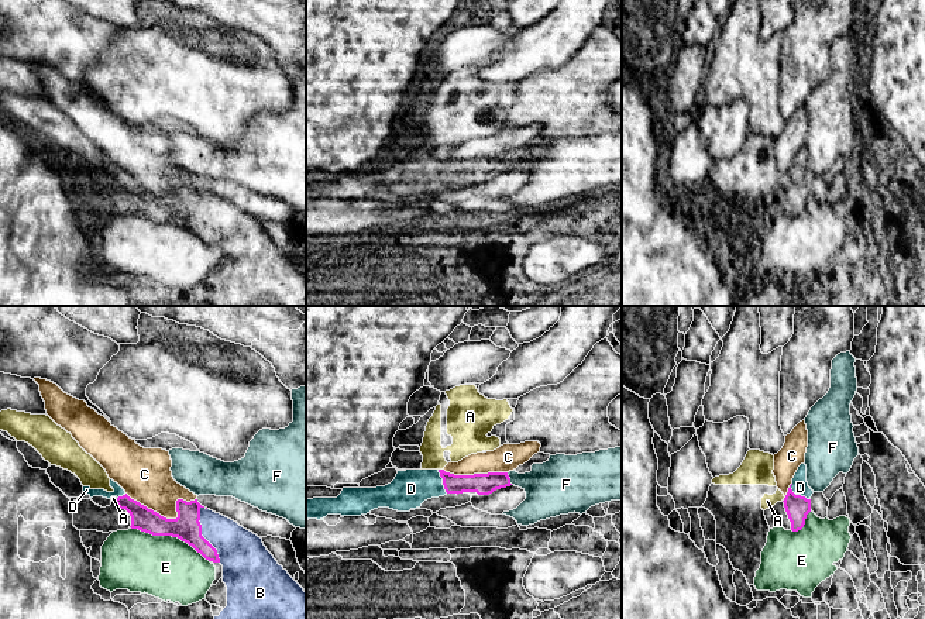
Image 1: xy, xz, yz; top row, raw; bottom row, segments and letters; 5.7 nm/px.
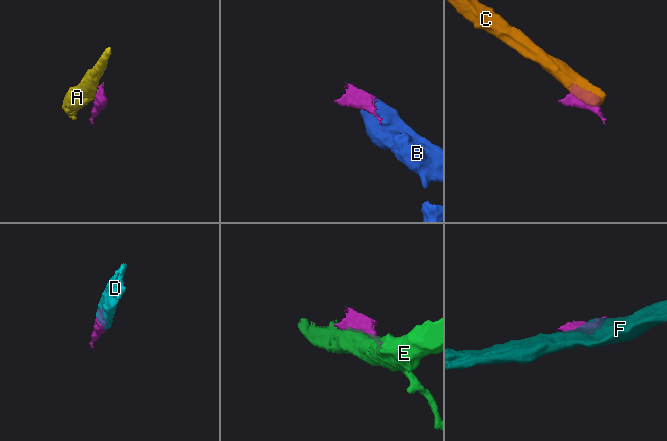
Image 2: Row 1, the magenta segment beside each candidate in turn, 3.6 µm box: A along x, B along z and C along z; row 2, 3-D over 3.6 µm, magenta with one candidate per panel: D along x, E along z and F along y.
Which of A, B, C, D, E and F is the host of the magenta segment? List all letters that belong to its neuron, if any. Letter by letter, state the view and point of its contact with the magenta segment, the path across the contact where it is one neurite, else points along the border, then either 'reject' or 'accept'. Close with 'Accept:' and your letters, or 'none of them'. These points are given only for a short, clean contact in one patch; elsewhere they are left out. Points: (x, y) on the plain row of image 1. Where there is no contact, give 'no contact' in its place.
A: contact yz (784, 184); border yz (786, 181), (783, 185); reject
B: contact xy (200, 219); accept
C: contact xy (169, 203); reject
D: contact yz (798, 179); way yz (797, 191), (798, 179), (800, 171); accept
E: contact xy (169, 219); reject
F: contact xz (509, 162); border xz (506, 157), (512, 168); reject
Accept: B, D

